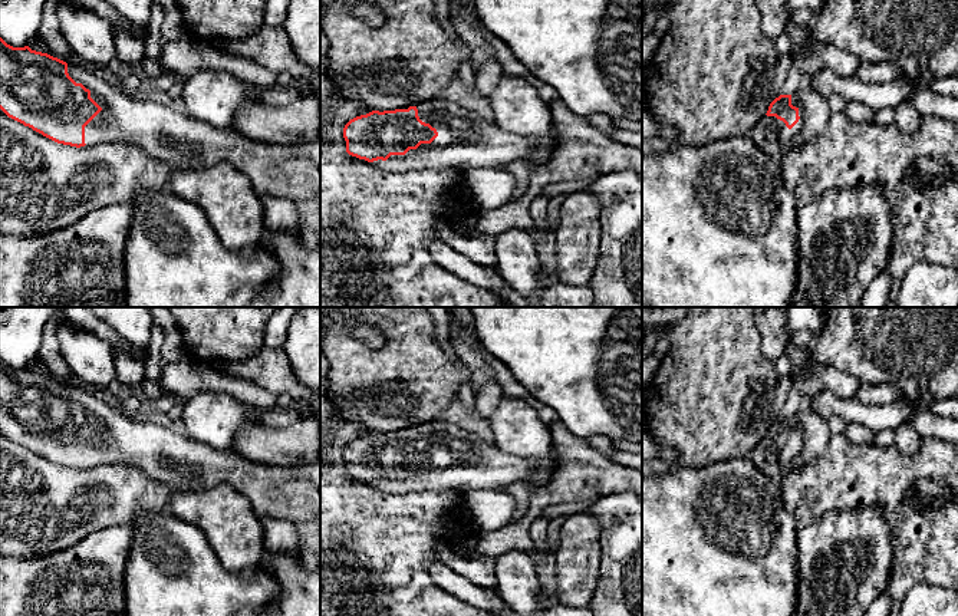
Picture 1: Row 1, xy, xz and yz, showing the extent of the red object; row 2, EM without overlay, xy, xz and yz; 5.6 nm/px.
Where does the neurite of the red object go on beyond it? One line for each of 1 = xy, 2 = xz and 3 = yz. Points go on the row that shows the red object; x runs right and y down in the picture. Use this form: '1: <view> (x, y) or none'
1: xy (164, 131)
2: xz (464, 141)
3: yz (772, 135)

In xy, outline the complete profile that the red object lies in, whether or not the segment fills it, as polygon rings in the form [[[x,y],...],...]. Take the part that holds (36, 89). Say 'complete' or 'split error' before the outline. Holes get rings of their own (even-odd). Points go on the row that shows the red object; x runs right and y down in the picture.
split error; [[[0,37],[0,109],[11,119],[32,128],[43,136],[63,145],[85,146],[103,142],[126,142],[139,146],[149,157],[180,169],[203,169],[228,162],[243,172],[253,184],[259,197],[276,195],[292,202],[316,201],[320,198],[320,139],[297,145],[273,145],[251,141],[233,128],[215,128],[191,118],[182,108],[151,98],[139,99],[121,92],[113,83],[96,76],[82,62],[66,63],[29,46],[13,47]]]

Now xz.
split error; [[[444,96],[408,109],[372,111],[356,116],[345,125],[343,138],[349,155],[394,174],[437,172],[445,168],[458,168],[464,172],[478,168],[504,171],[508,164],[527,159],[534,149],[530,138],[506,132]]]

